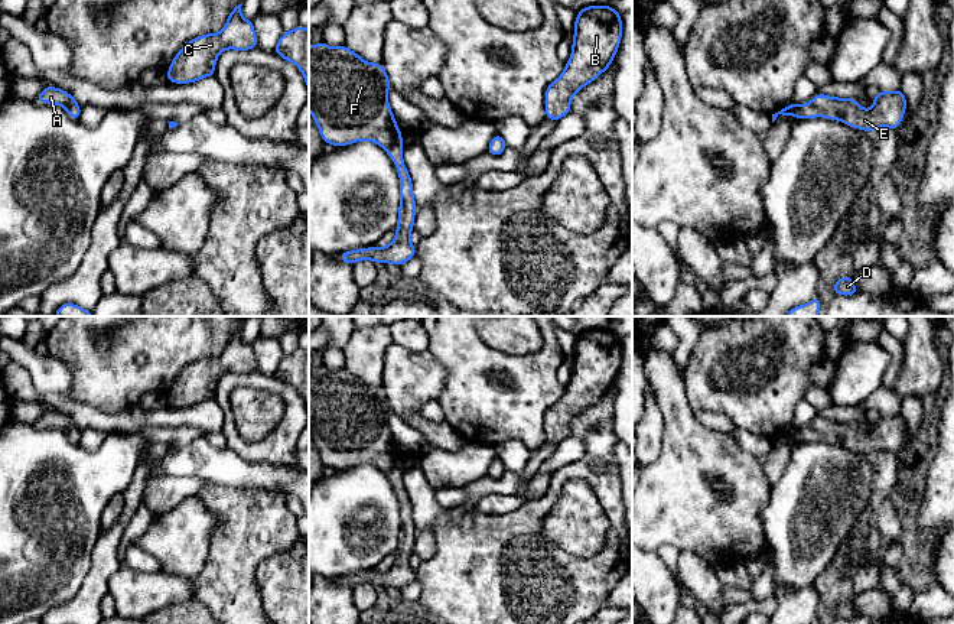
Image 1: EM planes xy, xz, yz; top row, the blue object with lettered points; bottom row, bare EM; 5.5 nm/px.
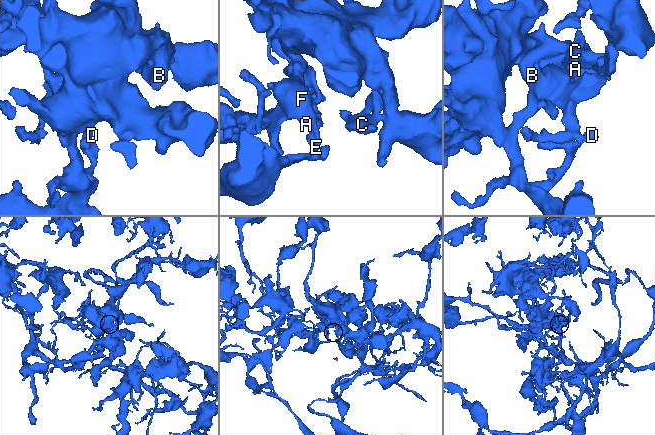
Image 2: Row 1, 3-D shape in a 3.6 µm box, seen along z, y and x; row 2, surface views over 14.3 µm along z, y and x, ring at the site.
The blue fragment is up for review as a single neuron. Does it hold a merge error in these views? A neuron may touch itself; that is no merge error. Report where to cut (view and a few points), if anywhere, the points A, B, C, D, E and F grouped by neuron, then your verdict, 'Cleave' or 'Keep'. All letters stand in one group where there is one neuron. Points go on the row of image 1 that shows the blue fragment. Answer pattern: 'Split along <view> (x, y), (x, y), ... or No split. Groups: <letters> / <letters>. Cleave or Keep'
No split. Groups: A B C D E F. Keep

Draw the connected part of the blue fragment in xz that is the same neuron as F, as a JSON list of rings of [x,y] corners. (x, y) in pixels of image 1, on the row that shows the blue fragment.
[[[325,42],[309,46],[309,111],[325,143],[342,147],[369,140],[393,159],[401,188],[397,233],[391,244],[338,254],[354,264],[359,260],[403,266],[416,254],[410,243],[416,201],[413,182],[403,162],[403,133],[388,105],[390,79],[382,64],[359,58],[345,45],[331,48]]]

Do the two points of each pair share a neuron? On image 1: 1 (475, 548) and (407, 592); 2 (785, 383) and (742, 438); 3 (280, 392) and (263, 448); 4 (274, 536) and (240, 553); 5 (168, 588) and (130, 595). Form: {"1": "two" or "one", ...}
{"1": "two", "2": "two", "3": "one", "4": "one", "5": "one"}

